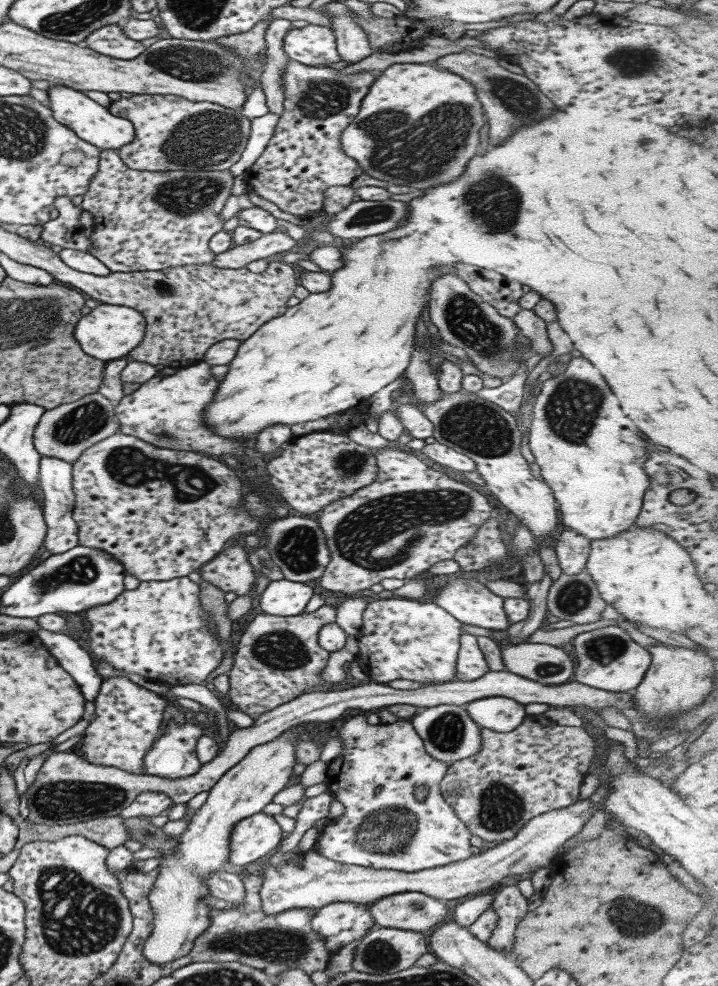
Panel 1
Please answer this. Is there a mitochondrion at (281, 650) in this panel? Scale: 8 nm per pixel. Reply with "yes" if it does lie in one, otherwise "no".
yes

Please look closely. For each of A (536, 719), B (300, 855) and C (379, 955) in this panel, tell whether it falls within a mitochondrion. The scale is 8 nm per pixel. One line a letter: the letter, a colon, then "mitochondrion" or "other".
A: other
B: other
C: mitochondrion

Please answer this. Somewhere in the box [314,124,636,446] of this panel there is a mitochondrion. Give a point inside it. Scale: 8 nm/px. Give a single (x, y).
(467, 320)

